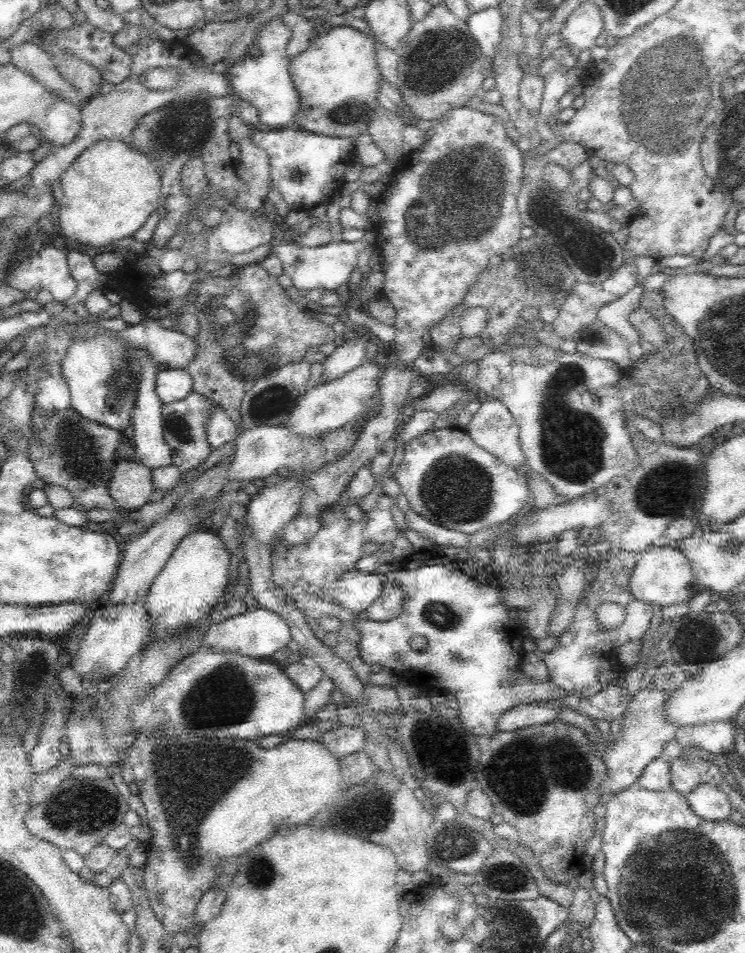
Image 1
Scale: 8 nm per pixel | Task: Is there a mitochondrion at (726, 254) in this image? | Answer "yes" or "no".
no

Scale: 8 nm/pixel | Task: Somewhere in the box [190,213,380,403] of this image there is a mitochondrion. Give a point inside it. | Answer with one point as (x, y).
(230, 318)

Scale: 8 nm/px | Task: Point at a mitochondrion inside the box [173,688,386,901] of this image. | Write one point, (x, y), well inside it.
(257, 873)

